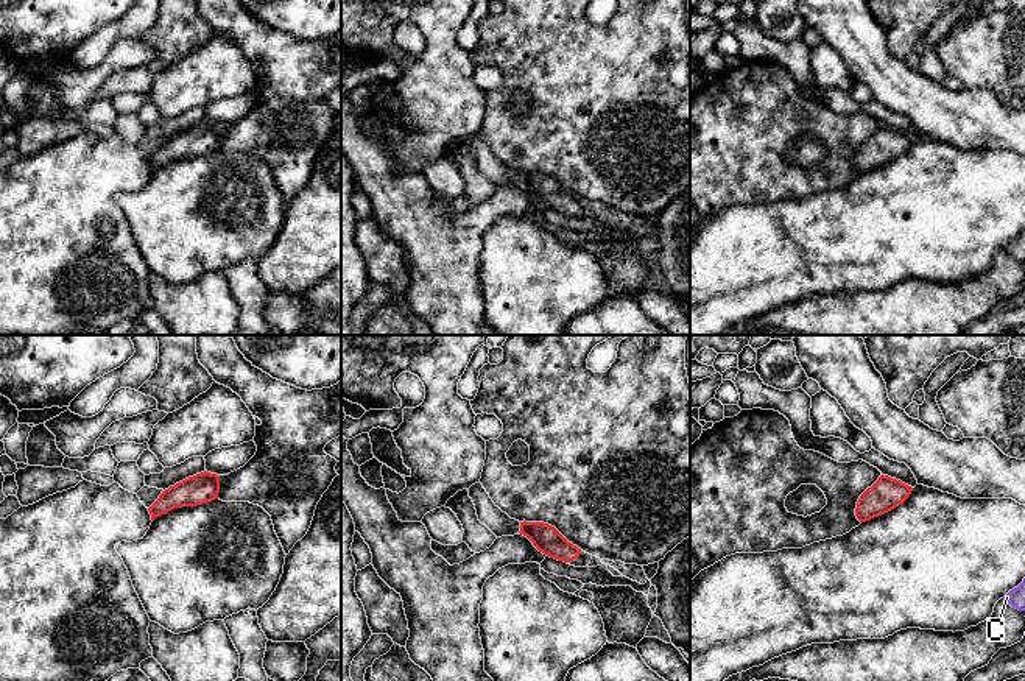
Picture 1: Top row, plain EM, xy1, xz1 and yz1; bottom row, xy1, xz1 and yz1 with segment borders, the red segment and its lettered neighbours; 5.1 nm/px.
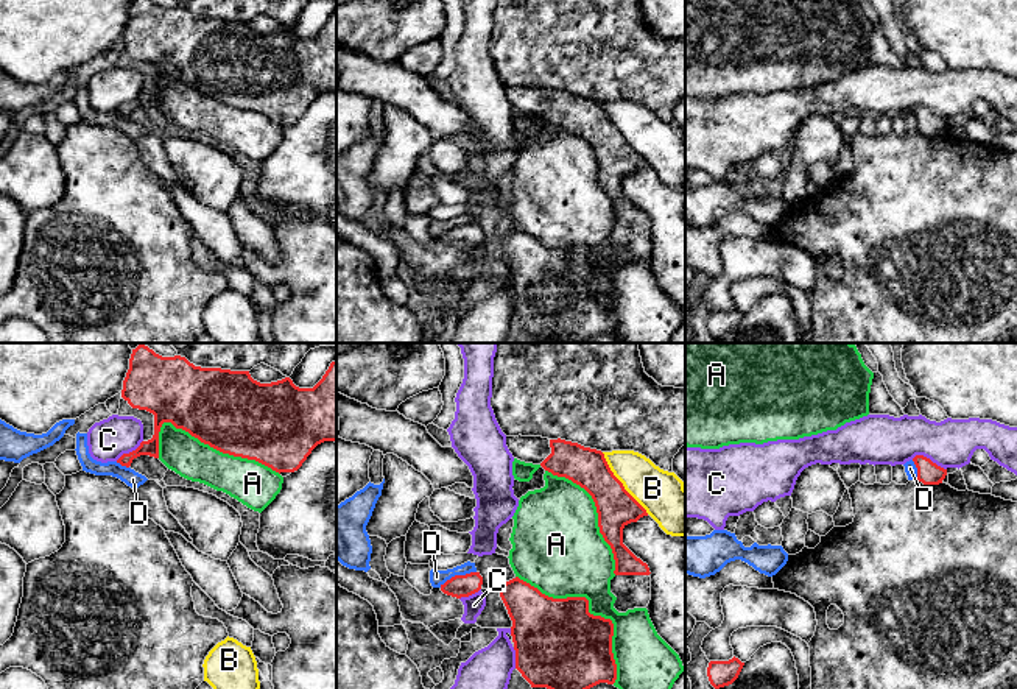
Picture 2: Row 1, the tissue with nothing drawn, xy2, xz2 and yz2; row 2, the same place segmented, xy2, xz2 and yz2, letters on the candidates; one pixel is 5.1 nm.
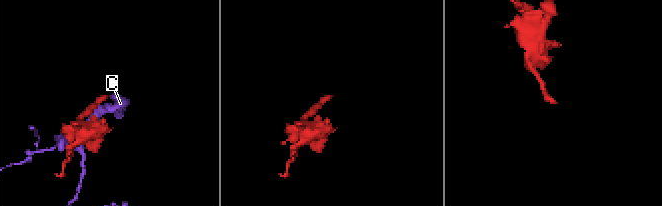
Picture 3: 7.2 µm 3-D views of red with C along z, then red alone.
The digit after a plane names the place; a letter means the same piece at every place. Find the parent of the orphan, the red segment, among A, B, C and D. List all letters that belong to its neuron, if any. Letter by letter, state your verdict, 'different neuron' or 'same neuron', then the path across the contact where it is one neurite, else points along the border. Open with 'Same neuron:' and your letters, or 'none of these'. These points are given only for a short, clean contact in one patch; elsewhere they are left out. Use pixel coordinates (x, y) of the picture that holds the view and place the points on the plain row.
Same neuron: none of these
A: different neuron
B: different neuron
C: different neuron
D: different neuron; border xz2 (475, 222), (455, 225), (439, 237)

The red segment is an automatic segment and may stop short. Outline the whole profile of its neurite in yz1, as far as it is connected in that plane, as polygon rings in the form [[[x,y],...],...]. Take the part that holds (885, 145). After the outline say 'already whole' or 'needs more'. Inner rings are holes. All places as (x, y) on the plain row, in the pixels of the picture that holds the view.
[[[880,126],[879,131],[860,146],[855,167],[860,173],[879,168],[903,154],[911,142],[913,139],[900,131]]]; already whole

